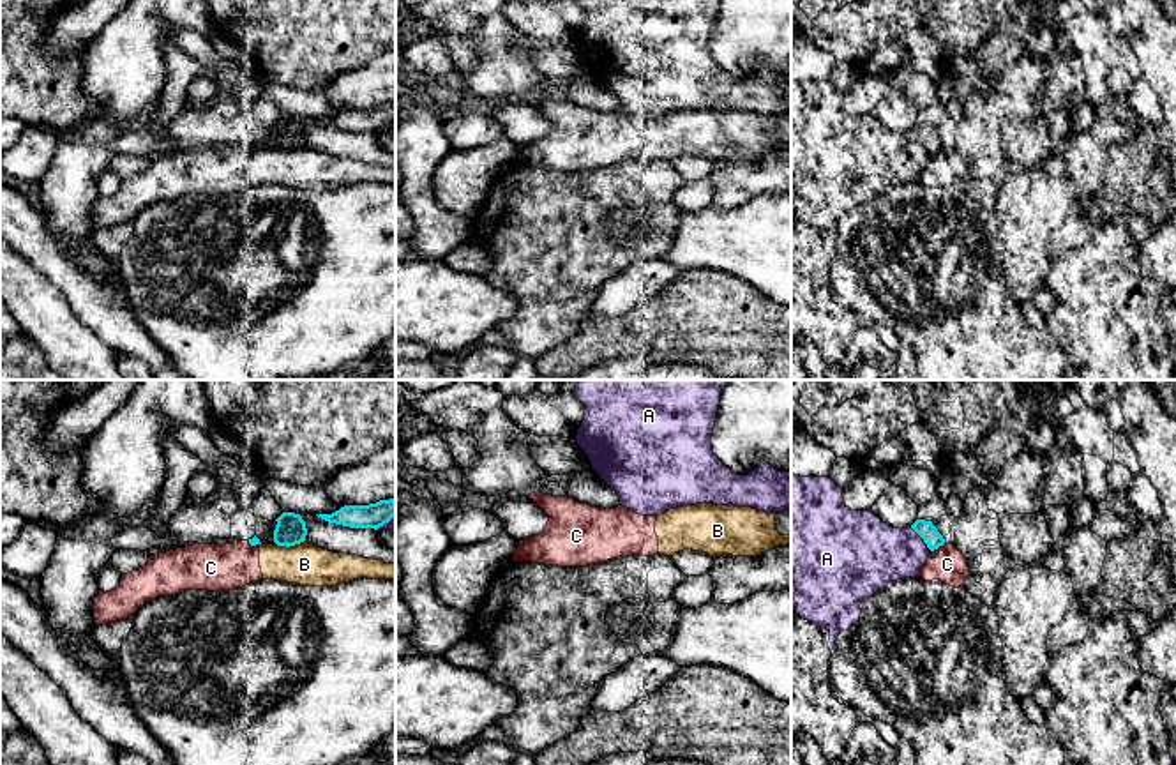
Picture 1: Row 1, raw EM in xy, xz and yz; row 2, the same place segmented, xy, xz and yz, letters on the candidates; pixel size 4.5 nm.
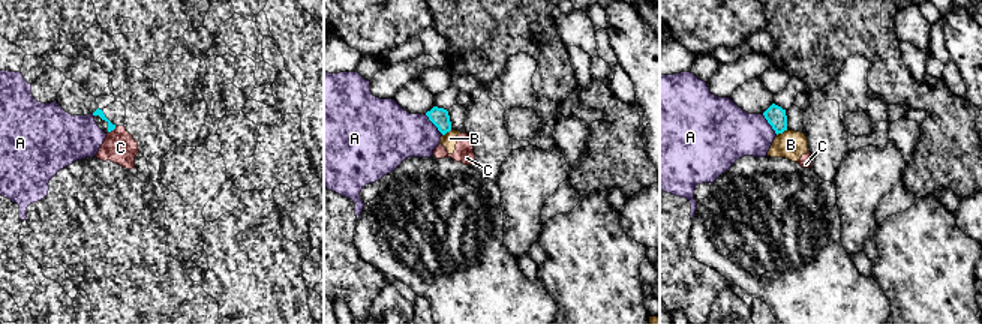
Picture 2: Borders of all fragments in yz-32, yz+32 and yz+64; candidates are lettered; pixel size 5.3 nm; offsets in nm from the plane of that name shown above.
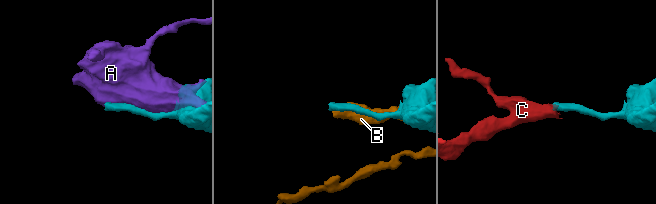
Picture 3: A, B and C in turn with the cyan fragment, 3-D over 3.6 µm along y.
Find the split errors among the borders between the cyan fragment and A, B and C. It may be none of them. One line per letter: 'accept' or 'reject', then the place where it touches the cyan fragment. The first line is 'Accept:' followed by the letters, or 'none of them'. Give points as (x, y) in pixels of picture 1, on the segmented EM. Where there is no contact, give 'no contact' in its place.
Accept: none of them
A: reject; meets cyan in yz at (922, 537)
B: reject; meets cyan in xy at (290, 545)
C: reject; meets cyan in yz at (936, 548)

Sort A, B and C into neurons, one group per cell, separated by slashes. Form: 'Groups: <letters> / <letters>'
Groups: A / B C

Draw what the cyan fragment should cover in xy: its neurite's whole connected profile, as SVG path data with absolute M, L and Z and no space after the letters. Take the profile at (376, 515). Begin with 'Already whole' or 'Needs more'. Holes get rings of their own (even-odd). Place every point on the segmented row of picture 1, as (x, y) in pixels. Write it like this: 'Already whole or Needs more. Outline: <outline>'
Already whole. Outline: M380 500L369 505L344 505L332 514L316 514L318 518L350 526L350 528L374 528L378 530L396 516L396 500Z

